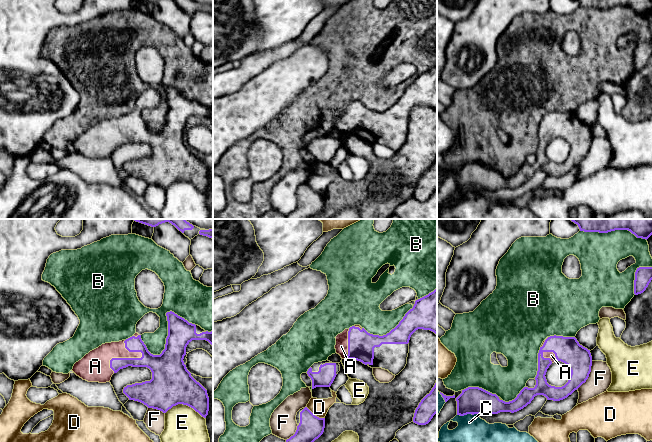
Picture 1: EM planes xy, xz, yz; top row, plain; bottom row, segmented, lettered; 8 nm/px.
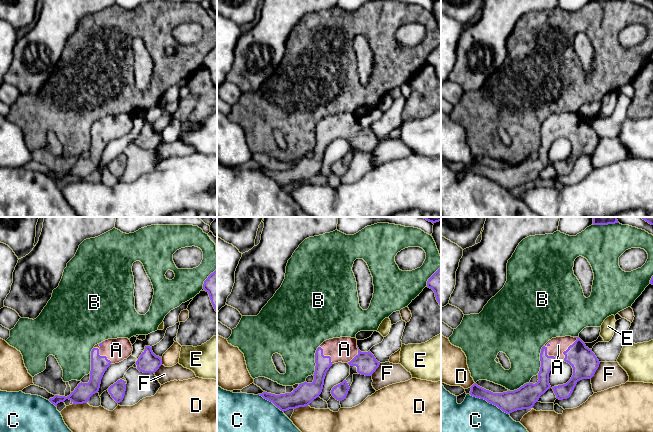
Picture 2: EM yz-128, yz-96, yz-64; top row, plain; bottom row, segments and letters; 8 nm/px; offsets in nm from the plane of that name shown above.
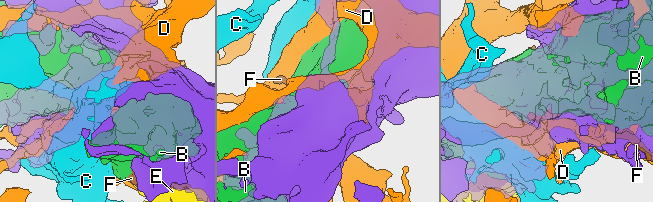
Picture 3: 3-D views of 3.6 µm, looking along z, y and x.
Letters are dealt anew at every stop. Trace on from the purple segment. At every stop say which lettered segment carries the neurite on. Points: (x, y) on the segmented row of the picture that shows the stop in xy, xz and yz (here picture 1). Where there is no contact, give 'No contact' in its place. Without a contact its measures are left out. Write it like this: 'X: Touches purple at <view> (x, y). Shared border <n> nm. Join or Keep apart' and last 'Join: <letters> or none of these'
A: Touches purple at xy (121, 358). Shared border 300 nm. Join
B: Touches purple at xy (168, 331). Shared border 460 nm. Keep apart
C: Touches purple at yz (468, 413). Shared border 190 nm. Keep apart
D: Touches purple at xz (314, 415). Shared border 180 nm. Keep apart
E: Touches purple at xy (185, 404). Shared border 320 nm. Keep apart
F: Touches purple at yz (588, 375). Shared border 260 nm. Keep apart
Join: A

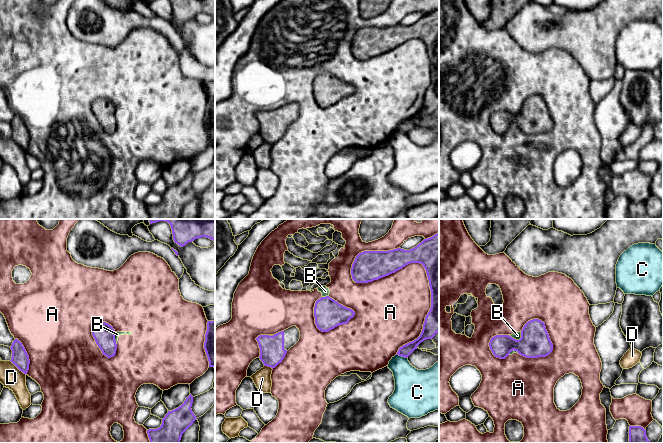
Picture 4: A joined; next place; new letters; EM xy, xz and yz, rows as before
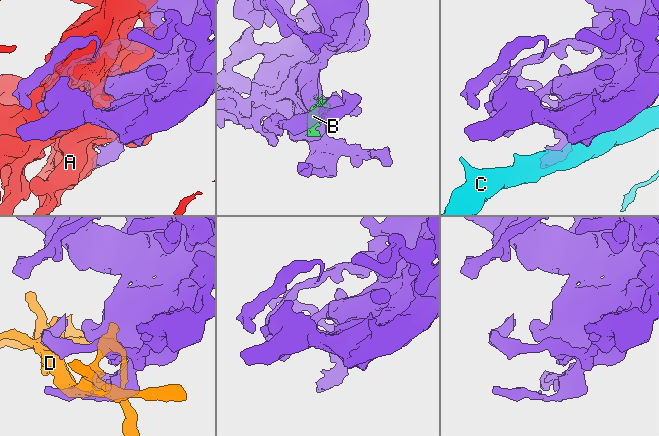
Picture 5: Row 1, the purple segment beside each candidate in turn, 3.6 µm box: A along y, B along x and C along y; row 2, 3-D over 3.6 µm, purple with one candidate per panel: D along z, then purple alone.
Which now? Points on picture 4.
A: Touches purple at xz (428, 312). Shared border 750 nm. Keep apart
B: Touches purple at yz (515, 339). Shared border 110 nm. Keep apart
C: Touches purple at xz (401, 355). Shared border 90 nm. Keep apart
D: Touches purple at xy (18, 368). Shared border 170 nm. Keep apart
Join: none of these

